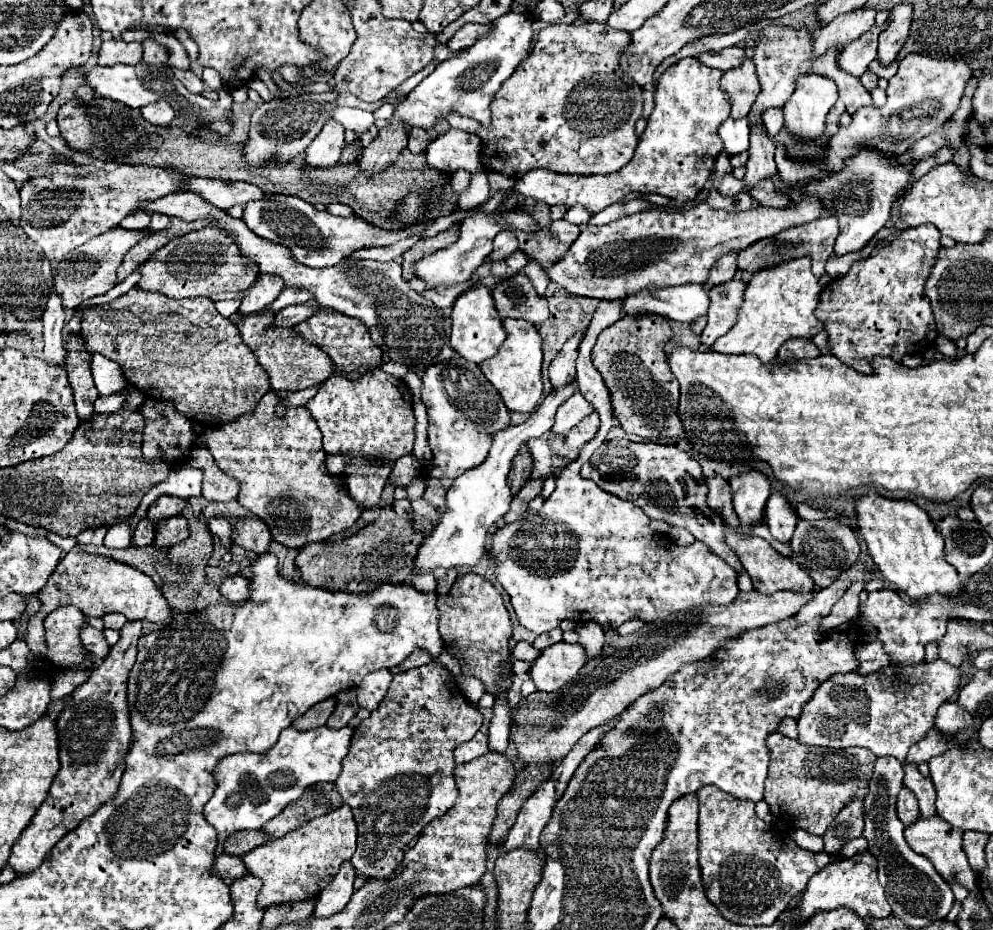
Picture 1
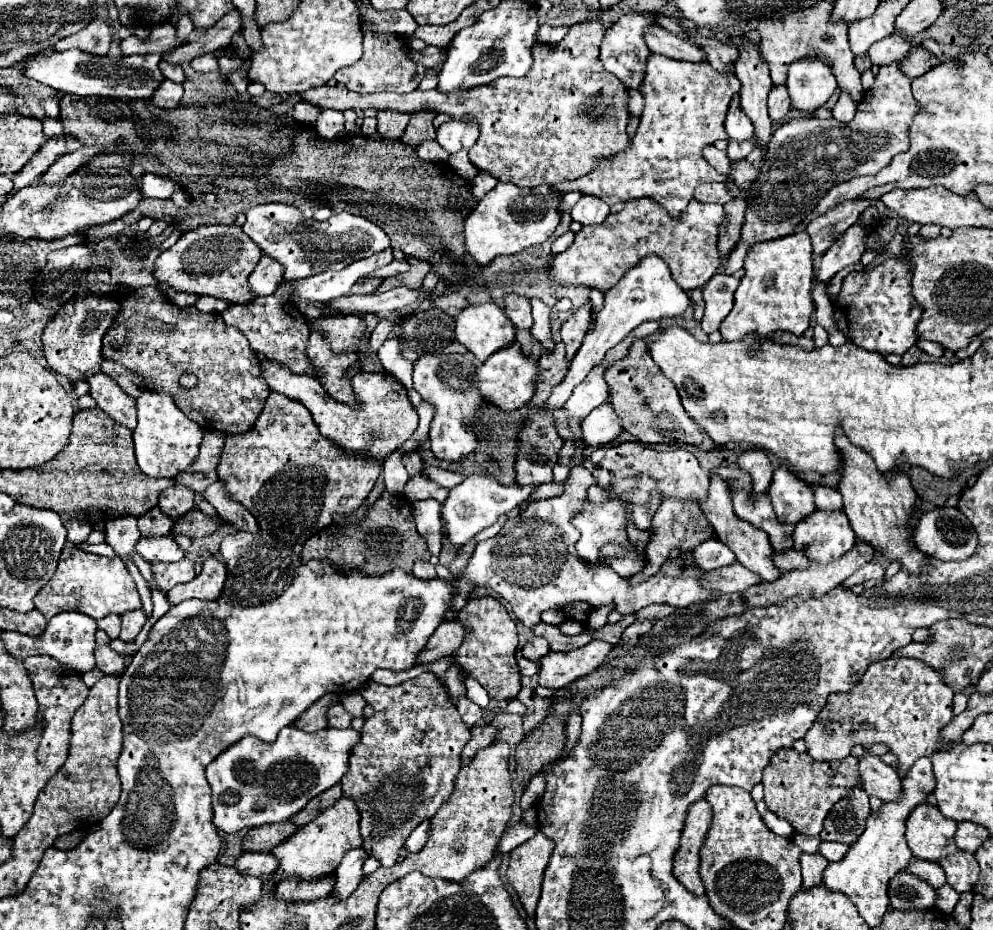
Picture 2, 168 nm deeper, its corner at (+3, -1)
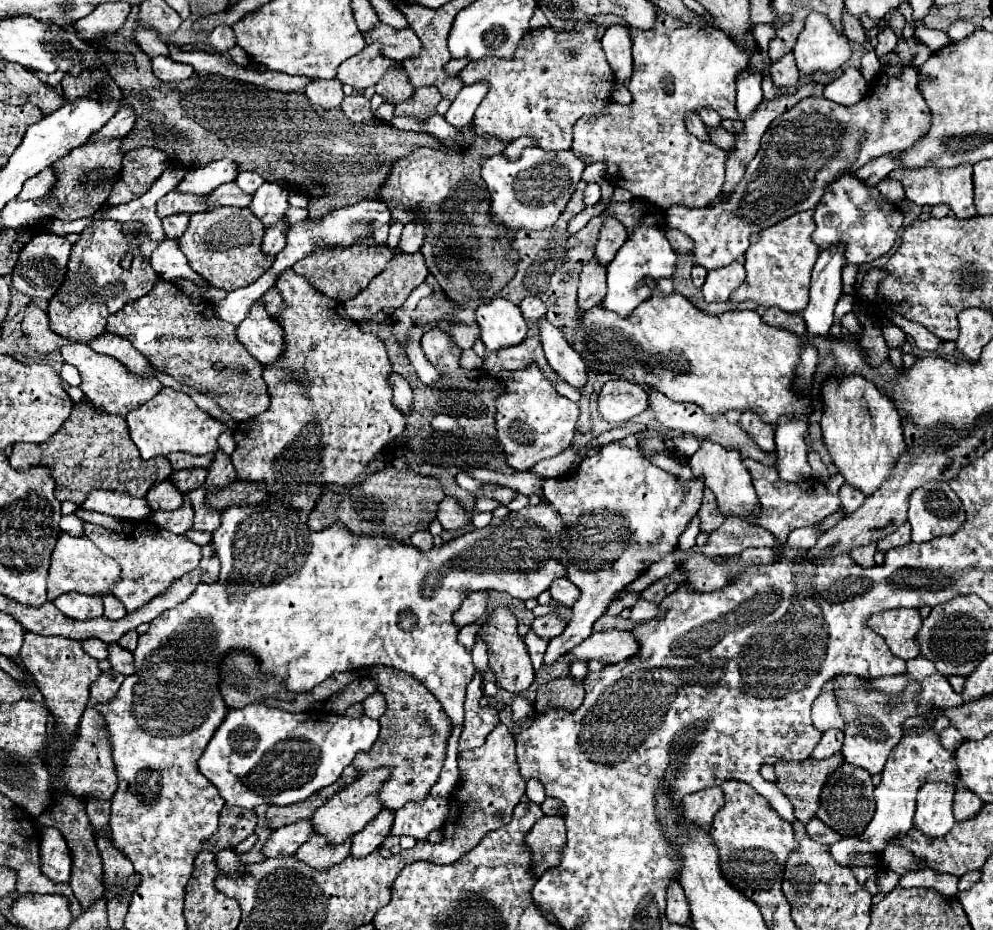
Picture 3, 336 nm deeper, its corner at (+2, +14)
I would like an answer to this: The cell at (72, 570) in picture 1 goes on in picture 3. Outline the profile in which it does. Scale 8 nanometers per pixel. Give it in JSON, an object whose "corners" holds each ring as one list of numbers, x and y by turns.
{"corners":[[59,533,57,543,51,553,51,567,49,567,49,601,55,601,59,595,69,591,79,591,87,595,105,595,109,593,111,585,119,581,119,565,101,553,87,537,71,537,67,533]]}

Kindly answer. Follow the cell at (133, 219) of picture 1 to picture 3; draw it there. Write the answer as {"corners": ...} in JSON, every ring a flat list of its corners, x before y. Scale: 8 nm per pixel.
{"corners":[[173,189,165,197,157,201,157,215,161,219,175,215,175,213,201,213,201,211,211,211,207,205,209,195,191,195,191,193,181,193,179,189]]}

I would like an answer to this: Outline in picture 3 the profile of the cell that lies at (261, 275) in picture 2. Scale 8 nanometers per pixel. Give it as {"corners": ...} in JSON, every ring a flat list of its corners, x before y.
{"corners":[[275,223,267,229,265,239,263,239,263,253,265,255,277,255,283,247,285,247,285,231,287,231,287,223]]}

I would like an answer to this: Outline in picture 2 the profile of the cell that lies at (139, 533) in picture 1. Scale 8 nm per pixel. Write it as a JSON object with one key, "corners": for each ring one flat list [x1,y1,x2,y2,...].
{"corners":[[152,508,150,512,146,512,138,518,138,530,144,538,168,536,170,528,172,528,172,518,162,514,160,508]]}

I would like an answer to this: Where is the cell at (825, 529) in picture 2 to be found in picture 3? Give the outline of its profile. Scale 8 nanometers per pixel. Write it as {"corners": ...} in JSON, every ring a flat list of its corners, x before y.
{"corners":[[843,485,839,491,839,497,841,497,841,509,847,515,853,513,865,501,865,495,859,489,853,489,853,485]]}

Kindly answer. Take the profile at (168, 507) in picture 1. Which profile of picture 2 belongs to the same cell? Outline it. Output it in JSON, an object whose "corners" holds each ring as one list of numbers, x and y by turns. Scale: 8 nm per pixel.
{"corners":[[178,484,166,488,166,492,162,492,158,508,168,514,170,518,178,518,184,516,186,512,190,512,194,508,194,492,190,492,190,488,182,488]]}

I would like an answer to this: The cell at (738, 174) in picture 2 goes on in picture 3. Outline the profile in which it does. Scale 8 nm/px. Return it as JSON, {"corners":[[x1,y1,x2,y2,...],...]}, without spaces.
{"corners":[[715,127,715,129,709,129,709,139,711,143,715,143,717,147,729,151,731,145,735,143,735,135,731,135,729,131,725,131,723,127]]}

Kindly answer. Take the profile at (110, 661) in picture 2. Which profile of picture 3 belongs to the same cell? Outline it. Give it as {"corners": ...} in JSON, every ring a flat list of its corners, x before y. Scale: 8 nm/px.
{"corners":[[109,645,109,661,111,661,111,667,115,671,119,671,121,675,133,675,135,673,135,665,133,665,133,655,119,647,119,645]]}

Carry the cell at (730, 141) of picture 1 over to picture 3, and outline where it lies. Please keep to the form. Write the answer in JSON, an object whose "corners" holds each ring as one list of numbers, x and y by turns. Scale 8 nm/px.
{"corners":[[743,69,737,77,737,113,741,119,751,115,751,109,763,101,763,91,761,91,761,73,753,69]]}

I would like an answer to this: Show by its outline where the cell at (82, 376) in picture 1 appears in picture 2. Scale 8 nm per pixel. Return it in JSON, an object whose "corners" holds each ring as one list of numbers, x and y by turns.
{"corners":[[90,294,80,300,74,300,72,304,66,304,46,326,42,334,44,344,44,356,48,360,48,366,66,376,70,382,76,380,88,380,90,376,100,372,102,354,102,336,106,334,106,328,114,322,114,316,118,314,118,302,112,296,104,294]]}

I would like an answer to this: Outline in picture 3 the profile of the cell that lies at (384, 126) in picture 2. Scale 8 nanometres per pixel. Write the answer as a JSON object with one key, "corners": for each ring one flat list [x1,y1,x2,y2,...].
{"corners":[[391,67,381,79,379,83,375,85,377,93,389,101,389,103,399,103,399,101,405,101,407,97,411,97,411,93,415,91,415,87,409,83,409,77,407,77,407,71,405,69,395,69]]}

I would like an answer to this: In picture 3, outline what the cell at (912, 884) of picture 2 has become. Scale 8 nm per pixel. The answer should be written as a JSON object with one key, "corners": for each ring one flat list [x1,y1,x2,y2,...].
{"corners":[[883,871,883,873,879,875,879,879,877,879,879,893,883,893,883,895,891,893,897,883,899,883,899,875,897,875,897,873,893,873,893,871]]}

